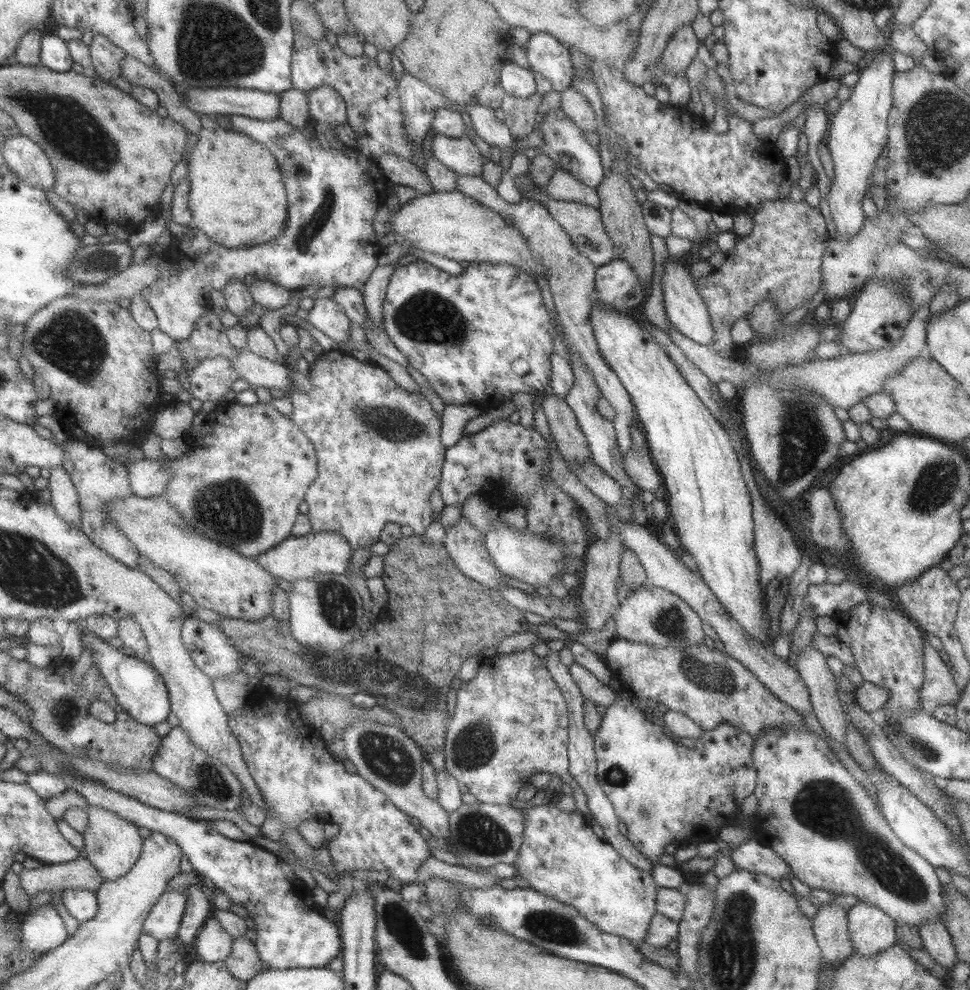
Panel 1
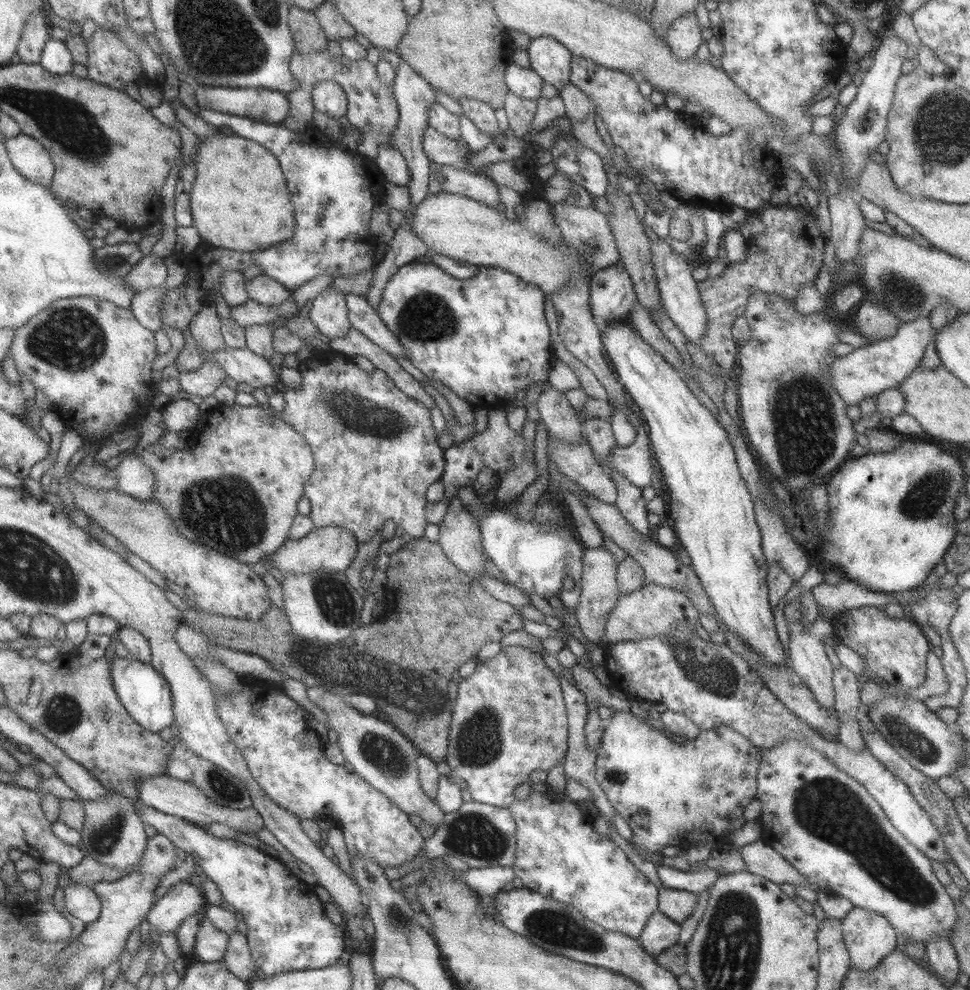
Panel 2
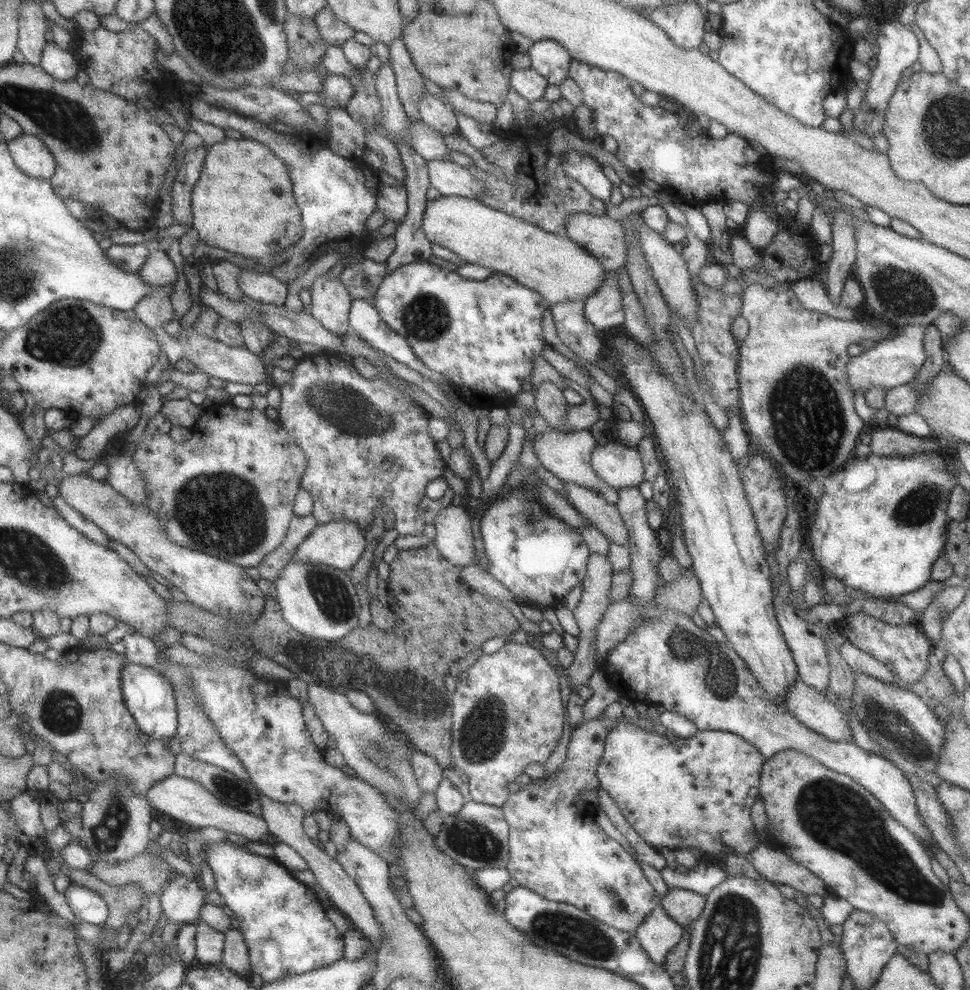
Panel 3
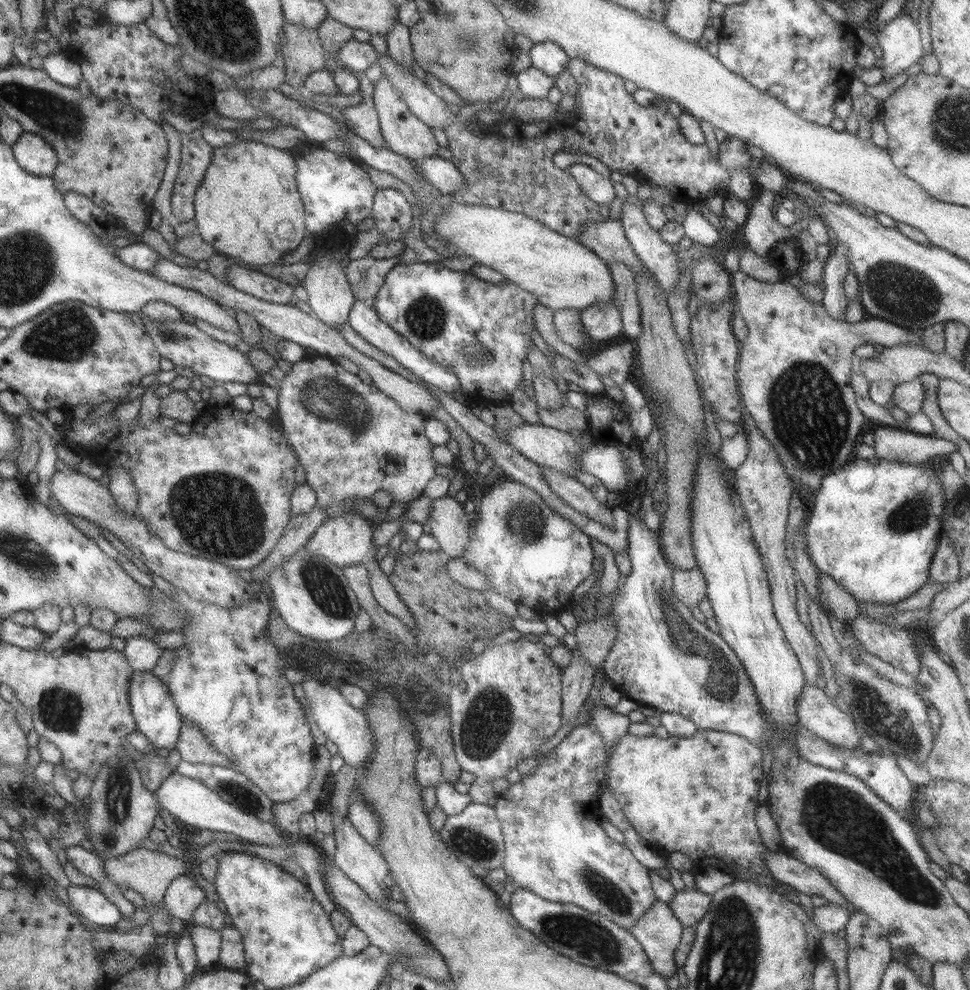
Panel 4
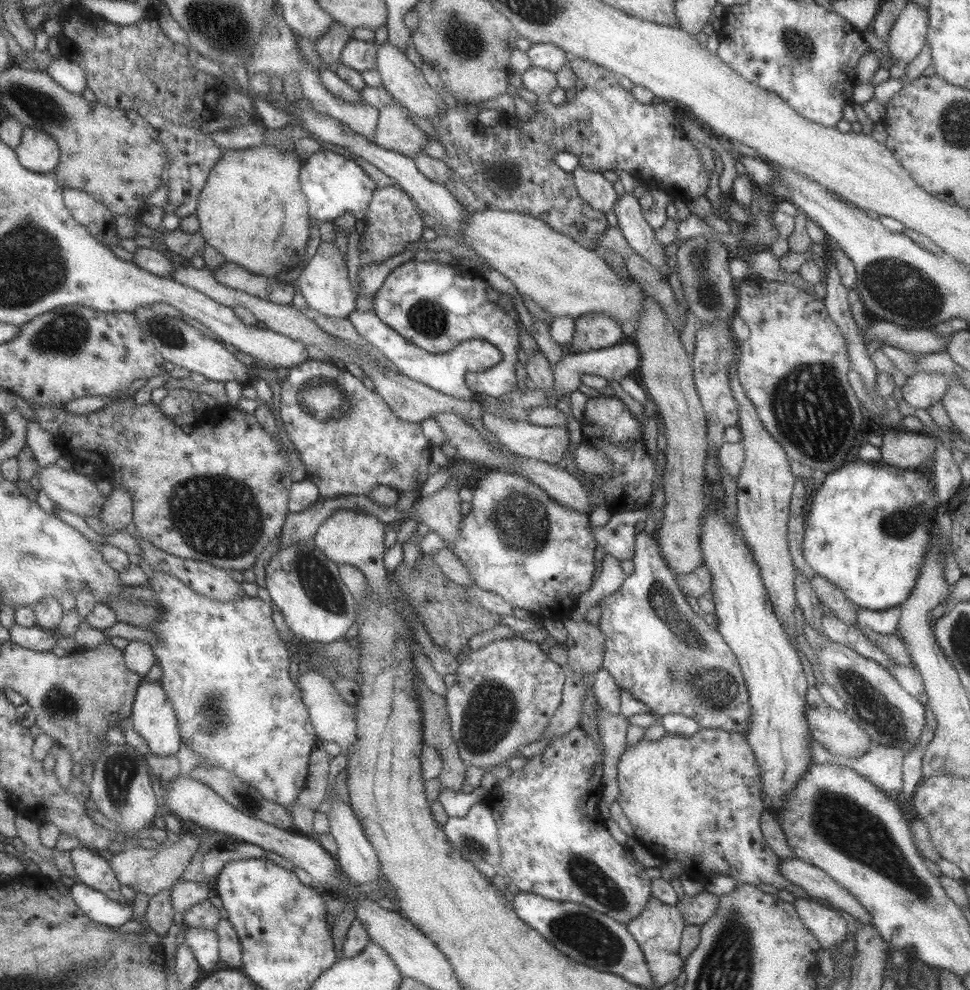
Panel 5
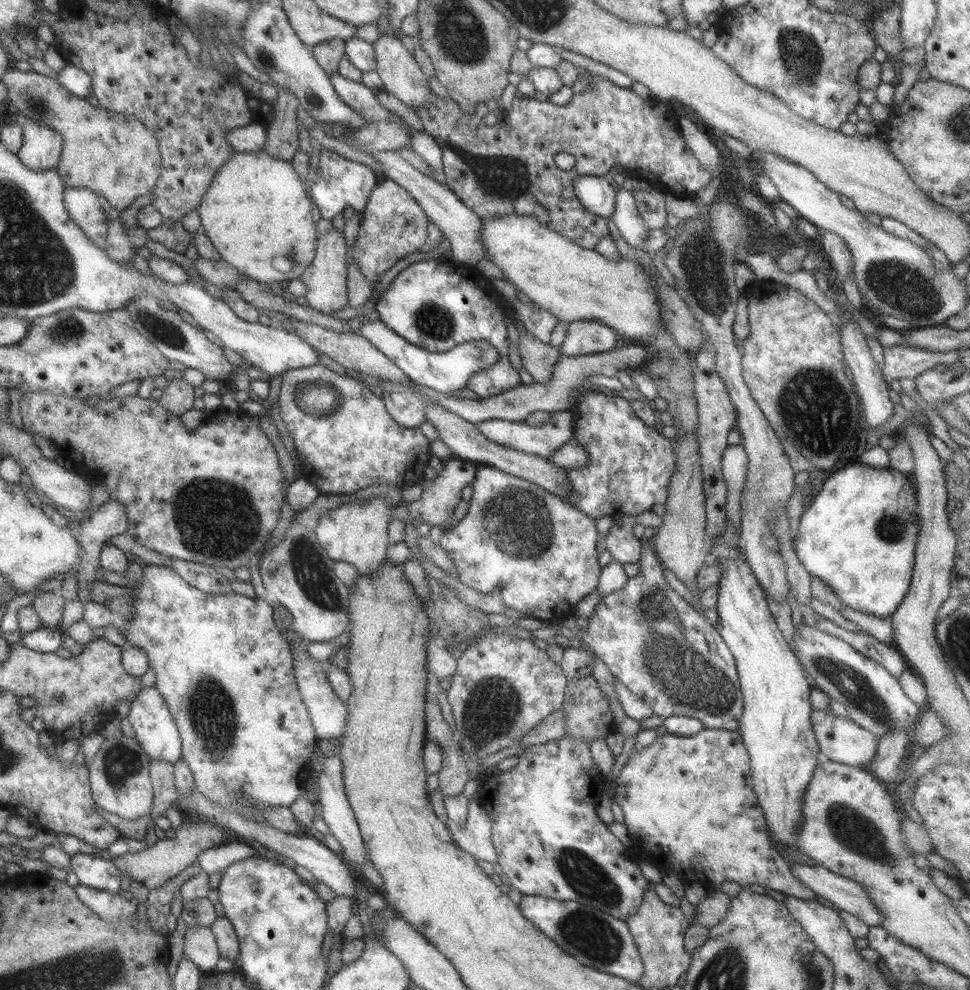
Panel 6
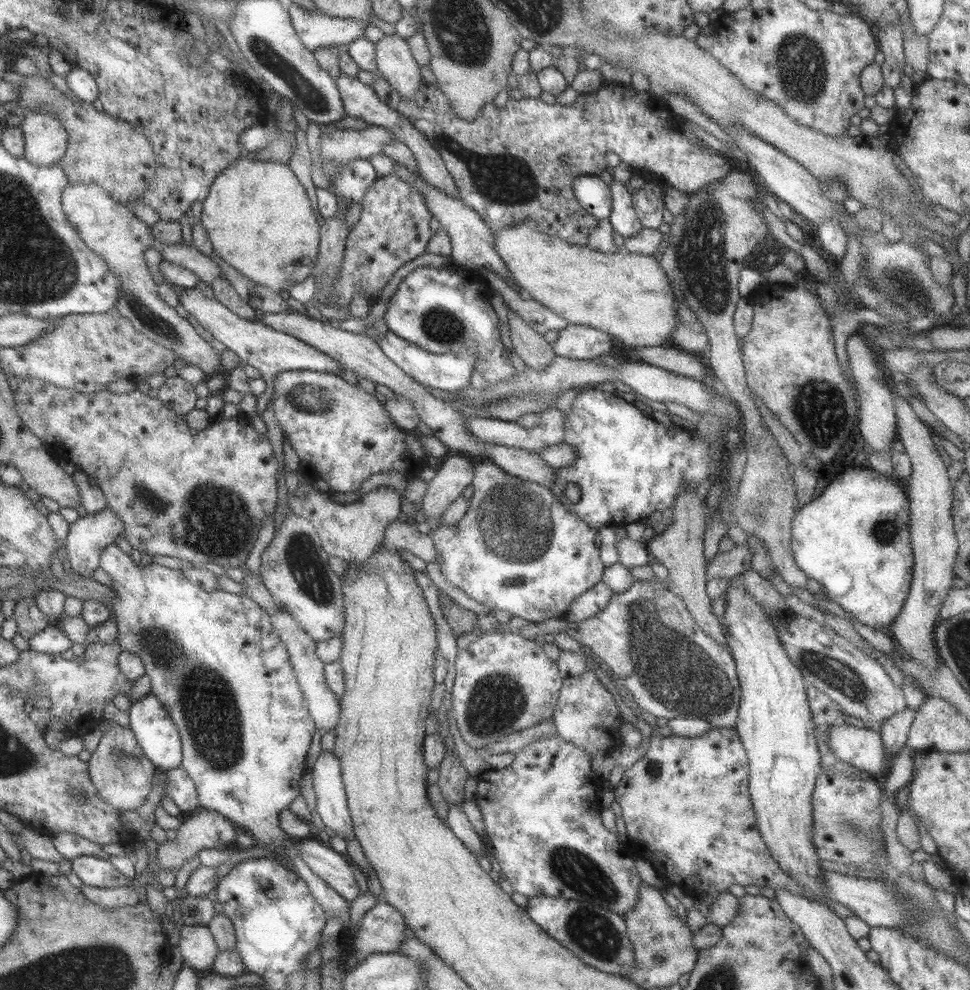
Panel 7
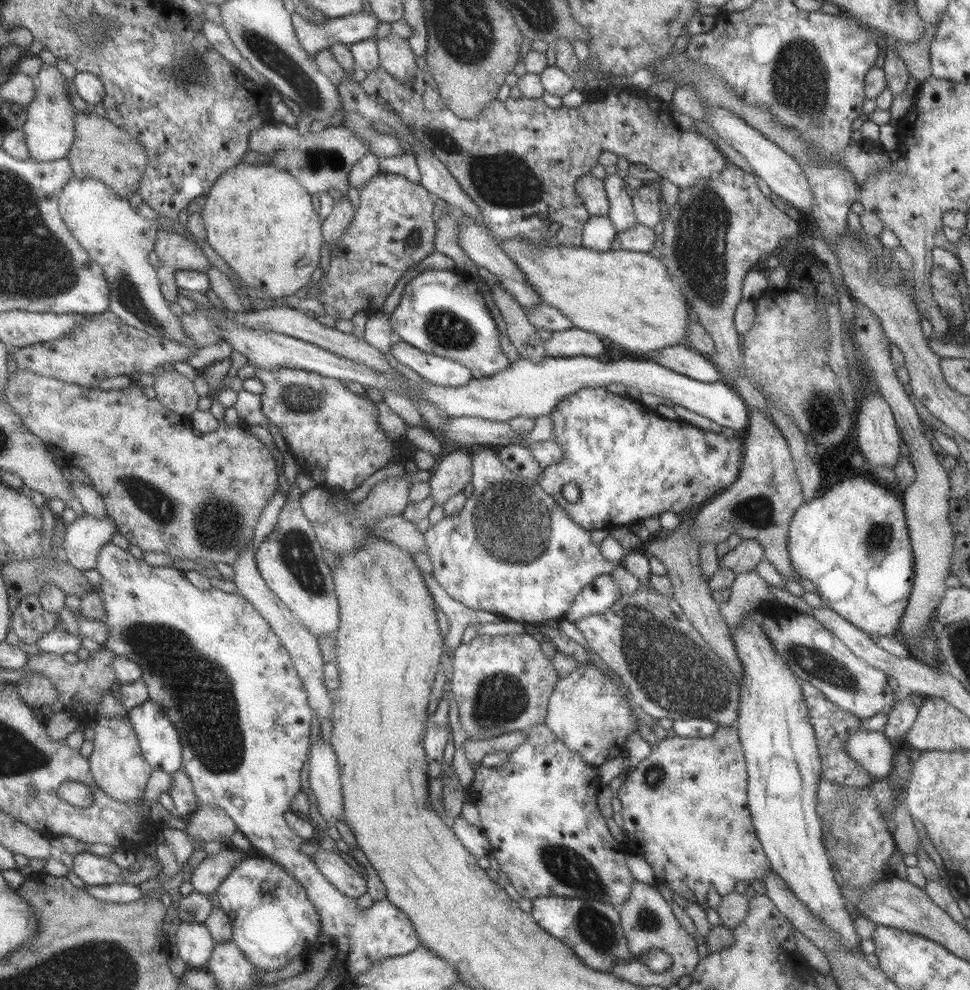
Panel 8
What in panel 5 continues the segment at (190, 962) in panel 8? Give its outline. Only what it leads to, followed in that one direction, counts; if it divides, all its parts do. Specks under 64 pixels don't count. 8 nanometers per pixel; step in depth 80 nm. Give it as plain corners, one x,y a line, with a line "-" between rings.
188,927
184,932
184,943
190,948
195,962
200,966
201,970
215,971
219,968
218,938
214,930

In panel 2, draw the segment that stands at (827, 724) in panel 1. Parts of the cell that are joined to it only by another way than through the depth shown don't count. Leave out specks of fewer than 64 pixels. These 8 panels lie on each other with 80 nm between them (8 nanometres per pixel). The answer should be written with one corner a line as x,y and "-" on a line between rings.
823,619
816,621
806,628
800,626
800,622
795,621
793,623
787,622
789,633
788,642
788,665
795,671
795,674
802,678
805,686
814,694
814,699
817,701
817,705
821,709
827,710
829,715
836,715
833,710
834,702
834,692
832,689
832,678
833,669
831,663
825,655
825,650
823,649
822,640
829,636
829,634
835,634
834,626
832,625
832,620

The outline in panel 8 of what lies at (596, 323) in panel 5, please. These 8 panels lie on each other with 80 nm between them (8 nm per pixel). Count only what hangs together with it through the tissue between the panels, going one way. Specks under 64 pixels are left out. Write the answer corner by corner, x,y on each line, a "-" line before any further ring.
577,327
552,332
544,341
545,352
551,358
567,358
573,356
599,358
605,350
603,339
594,332

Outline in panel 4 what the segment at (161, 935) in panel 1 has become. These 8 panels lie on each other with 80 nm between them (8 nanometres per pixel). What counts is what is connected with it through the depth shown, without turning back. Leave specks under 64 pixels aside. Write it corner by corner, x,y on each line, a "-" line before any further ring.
187,874
176,876
167,885
162,896
164,907
173,918
179,918
186,925
192,920
194,908
205,899
203,890

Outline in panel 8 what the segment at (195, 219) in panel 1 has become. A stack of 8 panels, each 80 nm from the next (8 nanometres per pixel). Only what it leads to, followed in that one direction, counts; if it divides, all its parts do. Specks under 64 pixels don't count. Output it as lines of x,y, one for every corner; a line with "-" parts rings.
239,162
235,166
228,168
220,173
217,180
211,185
209,192
206,194
206,201
203,204
202,210
199,212
202,216
204,229
206,232
205,241
207,245
231,268
231,271
243,281
247,286
253,286
253,288
259,288
265,292
265,296
269,294
271,298
275,298
278,301
283,300
287,296
294,295
299,288
303,286
310,286
310,278
312,272
317,268
320,262
319,250
321,250
321,218
313,210
311,205
311,195
297,182
297,179
290,175
285,169
276,167
275,165
267,165
264,163
243,163

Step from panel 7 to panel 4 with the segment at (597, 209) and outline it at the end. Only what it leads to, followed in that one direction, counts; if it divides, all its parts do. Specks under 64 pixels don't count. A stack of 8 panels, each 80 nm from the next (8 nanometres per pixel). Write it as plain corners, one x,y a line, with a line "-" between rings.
575,162
566,169
580,186
581,192
597,204
607,205
616,196
613,182
589,166

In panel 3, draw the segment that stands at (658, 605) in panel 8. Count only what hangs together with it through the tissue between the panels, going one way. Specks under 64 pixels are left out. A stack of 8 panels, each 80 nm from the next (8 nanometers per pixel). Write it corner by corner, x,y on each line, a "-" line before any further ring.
637,487
617,489
618,514
628,532
630,569
633,582
628,599
634,602
643,614
642,622
608,650
599,665
607,682
623,697
653,706
662,706
689,720
698,731
731,732
751,744
764,760
783,750
797,750
805,756
818,760
825,768
856,781
870,792
881,806
932,855
932,846
937,845
919,816
911,785
895,765
871,751
865,751
847,742
832,742
812,732
797,722
788,710
777,706
763,690
745,661
727,643
719,643
705,630
699,629
686,614
664,608
658,610
652,602
657,587
664,580
656,573
656,562
664,547
659,544
656,531
647,525
645,498

